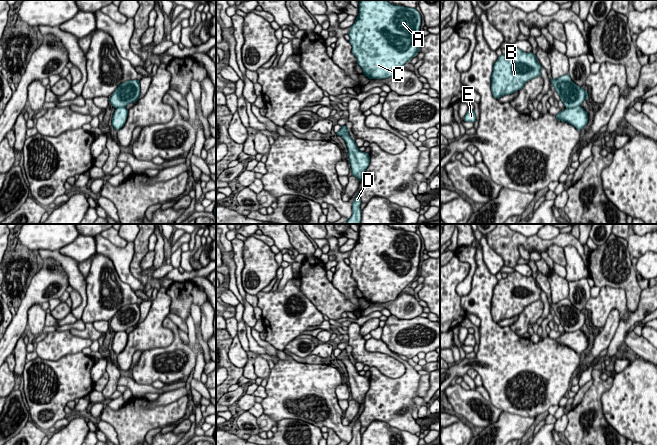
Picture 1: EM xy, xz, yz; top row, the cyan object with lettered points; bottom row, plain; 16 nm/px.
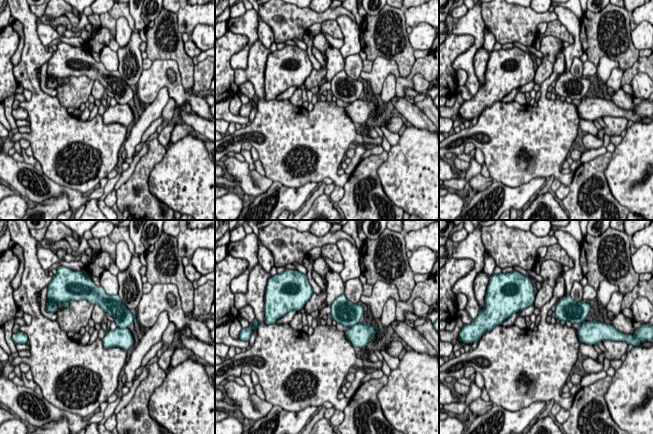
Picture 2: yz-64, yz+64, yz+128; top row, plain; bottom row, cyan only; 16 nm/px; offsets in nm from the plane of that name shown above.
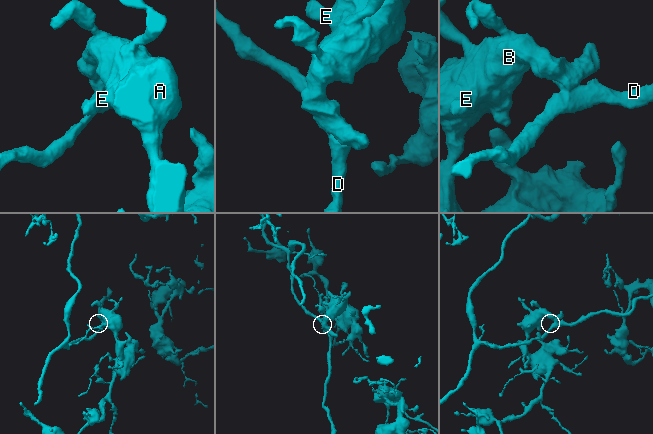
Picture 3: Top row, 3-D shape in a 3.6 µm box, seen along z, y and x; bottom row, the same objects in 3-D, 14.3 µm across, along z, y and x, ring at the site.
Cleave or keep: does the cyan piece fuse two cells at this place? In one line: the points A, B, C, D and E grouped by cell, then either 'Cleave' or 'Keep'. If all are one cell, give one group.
Groups: A B C D E. Keep

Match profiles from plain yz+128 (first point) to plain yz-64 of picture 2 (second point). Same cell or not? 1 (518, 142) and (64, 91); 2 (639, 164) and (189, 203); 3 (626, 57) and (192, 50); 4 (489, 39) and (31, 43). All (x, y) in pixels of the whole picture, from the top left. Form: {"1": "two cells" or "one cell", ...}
{"1": "two cells", "2": "one cell", "3": "two cells", "4": "two cells"}

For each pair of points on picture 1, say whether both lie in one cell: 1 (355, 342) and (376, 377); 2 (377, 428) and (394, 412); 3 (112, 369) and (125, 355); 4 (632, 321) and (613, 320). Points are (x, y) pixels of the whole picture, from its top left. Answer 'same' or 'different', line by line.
1: different
2: different
3: different
4: different

